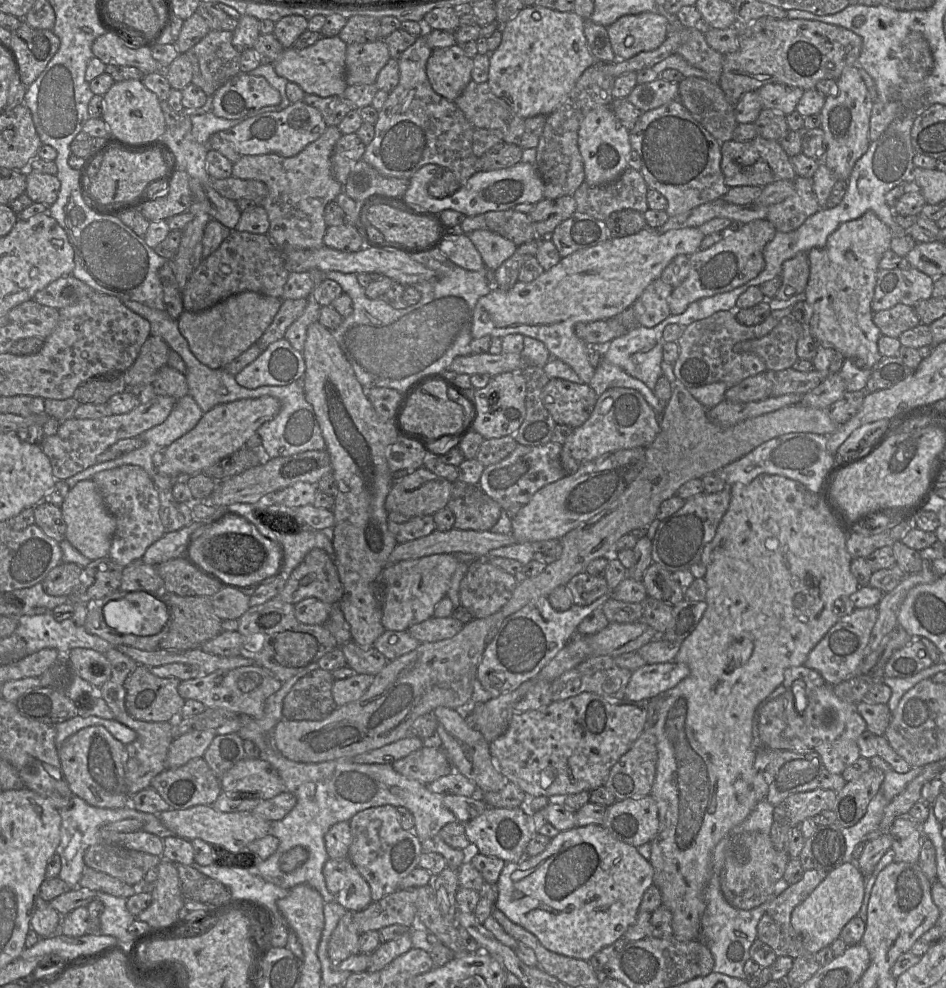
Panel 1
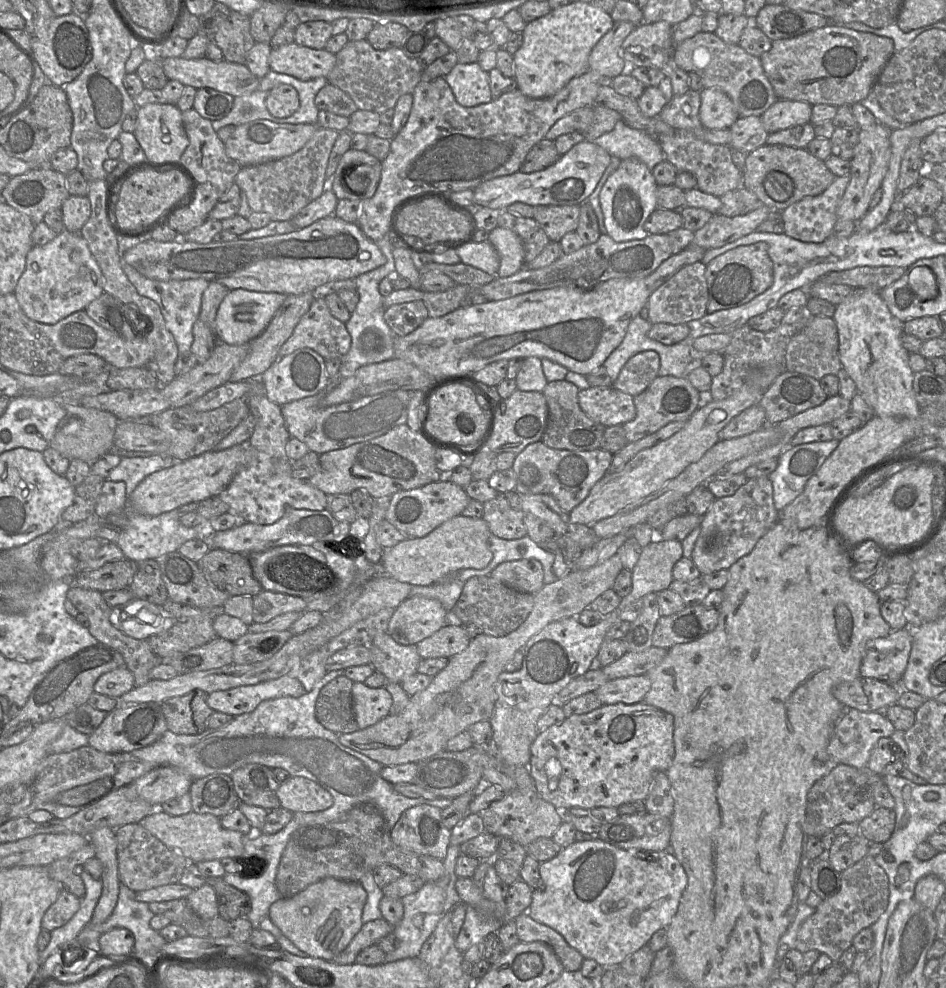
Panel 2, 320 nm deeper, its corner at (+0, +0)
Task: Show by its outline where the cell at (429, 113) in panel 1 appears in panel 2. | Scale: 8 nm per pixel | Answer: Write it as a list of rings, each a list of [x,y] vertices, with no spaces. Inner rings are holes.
[[[587,70],[548,98],[533,99],[516,89],[488,103],[464,107],[456,101],[443,77],[423,79],[412,93],[413,104],[406,124],[391,140],[390,151],[381,162],[381,178],[375,194],[361,201],[362,210],[357,225],[367,238],[378,241],[392,233],[396,213],[416,197],[436,191],[452,193],[474,189],[491,179],[520,171],[530,149],[546,139],[547,132],[560,118],[577,109],[597,105],[598,90],[604,82],[601,76]]]

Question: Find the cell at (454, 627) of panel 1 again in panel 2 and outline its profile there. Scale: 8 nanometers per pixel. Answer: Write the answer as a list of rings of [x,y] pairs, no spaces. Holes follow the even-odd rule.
[[[444,625],[428,638],[416,644],[422,659],[450,658],[464,651],[471,638],[462,626]]]

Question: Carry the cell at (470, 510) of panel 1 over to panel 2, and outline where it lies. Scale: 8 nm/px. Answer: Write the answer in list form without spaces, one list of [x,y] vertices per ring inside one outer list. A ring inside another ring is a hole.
[[[517,492],[499,493],[494,499],[483,503],[483,508],[482,519],[487,522],[494,536],[507,540],[527,536],[525,513]]]

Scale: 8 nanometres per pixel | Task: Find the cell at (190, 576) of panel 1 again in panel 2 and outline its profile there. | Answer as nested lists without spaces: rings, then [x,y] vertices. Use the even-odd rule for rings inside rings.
[[[210,548],[197,564],[206,578],[229,596],[254,597],[263,590],[253,574],[249,556]]]

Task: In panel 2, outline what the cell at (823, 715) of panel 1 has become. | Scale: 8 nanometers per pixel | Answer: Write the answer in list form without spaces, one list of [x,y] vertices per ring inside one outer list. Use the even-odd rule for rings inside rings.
[[[847,708],[835,723],[827,752],[837,765],[846,764],[858,769],[866,769],[871,752],[878,740],[890,737],[895,730],[883,711],[864,712],[855,708]]]

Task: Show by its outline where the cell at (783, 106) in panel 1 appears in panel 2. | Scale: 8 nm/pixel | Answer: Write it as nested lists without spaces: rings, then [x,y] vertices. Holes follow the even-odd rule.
[[[778,99],[760,117],[768,133],[810,123],[812,105],[807,102]]]

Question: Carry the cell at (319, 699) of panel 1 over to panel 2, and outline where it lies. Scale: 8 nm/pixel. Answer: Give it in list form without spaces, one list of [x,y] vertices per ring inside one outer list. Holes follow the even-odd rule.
[[[344,675],[338,676],[322,687],[316,701],[318,722],[338,735],[360,729],[353,710],[353,683]]]

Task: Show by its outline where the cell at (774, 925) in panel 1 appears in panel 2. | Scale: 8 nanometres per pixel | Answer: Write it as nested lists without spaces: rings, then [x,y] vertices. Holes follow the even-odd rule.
[[[867,855],[841,872],[840,891],[823,900],[815,912],[800,925],[795,939],[795,949],[805,953],[817,950],[838,962],[845,950],[852,946],[853,938],[874,924],[885,912],[889,902],[889,880],[875,859]]]

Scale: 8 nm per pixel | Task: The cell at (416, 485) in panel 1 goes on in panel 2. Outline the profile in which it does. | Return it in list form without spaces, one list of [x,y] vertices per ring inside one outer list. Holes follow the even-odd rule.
[[[442,478],[419,488],[394,493],[388,500],[384,518],[406,537],[421,538],[447,520],[462,515],[470,500],[463,488]]]

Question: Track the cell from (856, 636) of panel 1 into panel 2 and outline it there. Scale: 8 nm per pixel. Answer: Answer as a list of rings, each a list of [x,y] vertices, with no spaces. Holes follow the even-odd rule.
[[[906,629],[892,630],[885,637],[870,640],[861,663],[860,675],[900,687],[911,649],[911,636]]]

